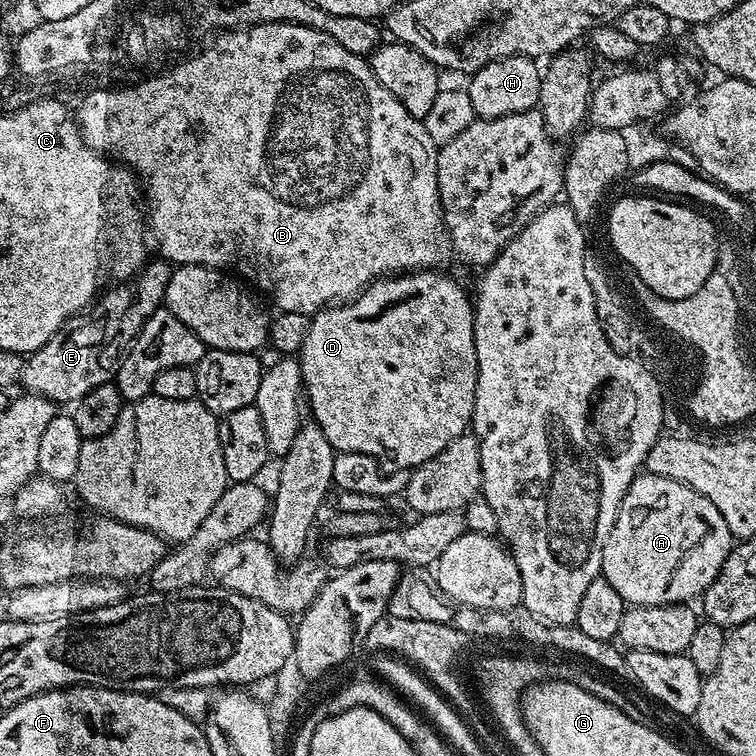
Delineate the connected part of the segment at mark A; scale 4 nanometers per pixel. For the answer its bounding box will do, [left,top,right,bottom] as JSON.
[602,475,734,605]

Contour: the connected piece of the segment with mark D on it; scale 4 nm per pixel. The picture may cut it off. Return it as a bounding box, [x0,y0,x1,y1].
[298,270,478,469]

